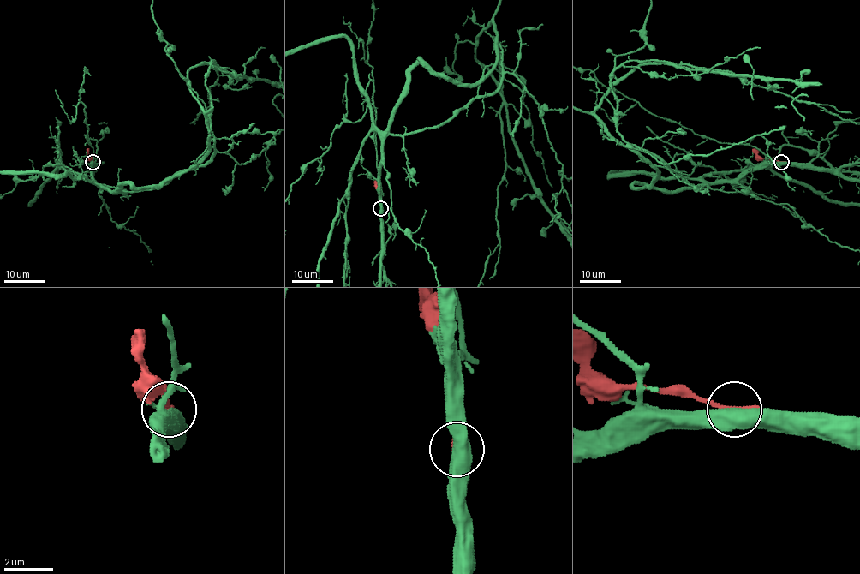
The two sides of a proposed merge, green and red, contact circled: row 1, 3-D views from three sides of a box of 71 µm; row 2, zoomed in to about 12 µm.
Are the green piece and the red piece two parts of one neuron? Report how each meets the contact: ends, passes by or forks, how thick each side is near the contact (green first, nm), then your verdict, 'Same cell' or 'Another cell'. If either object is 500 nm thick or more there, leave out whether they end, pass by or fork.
Thickness 550 nm (green) against 220 nm. Another cell

